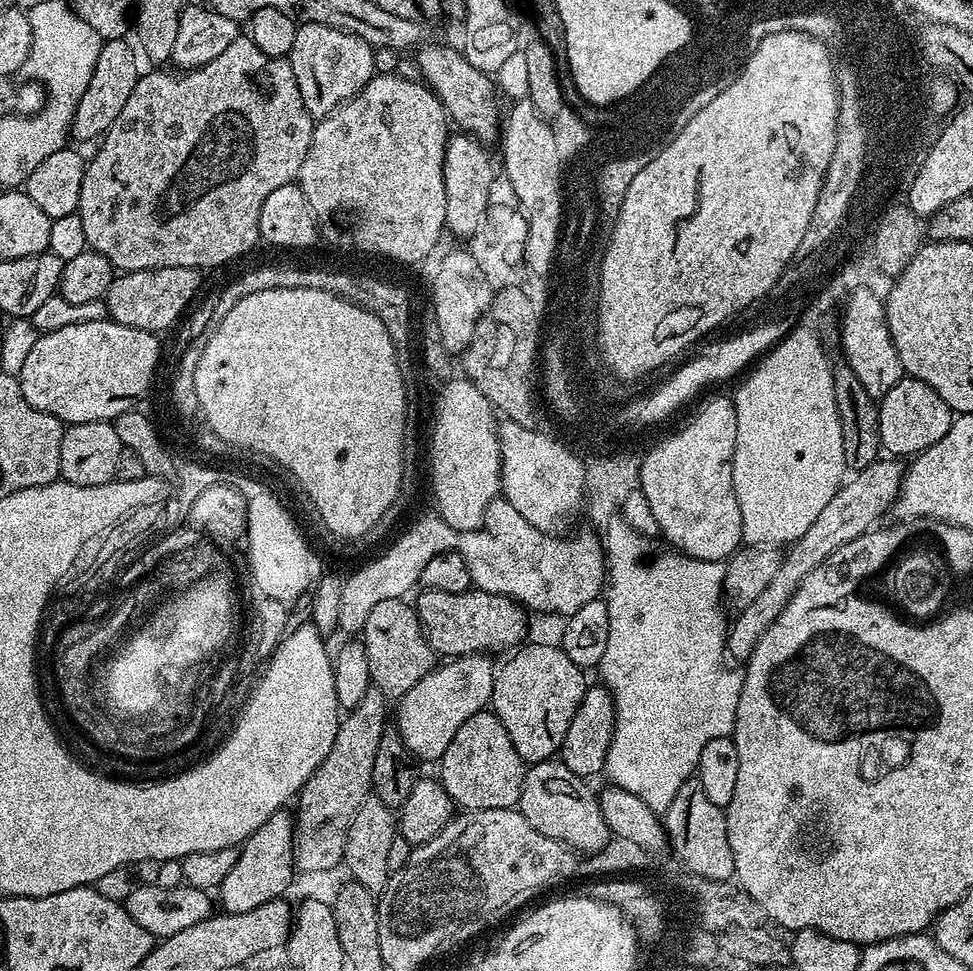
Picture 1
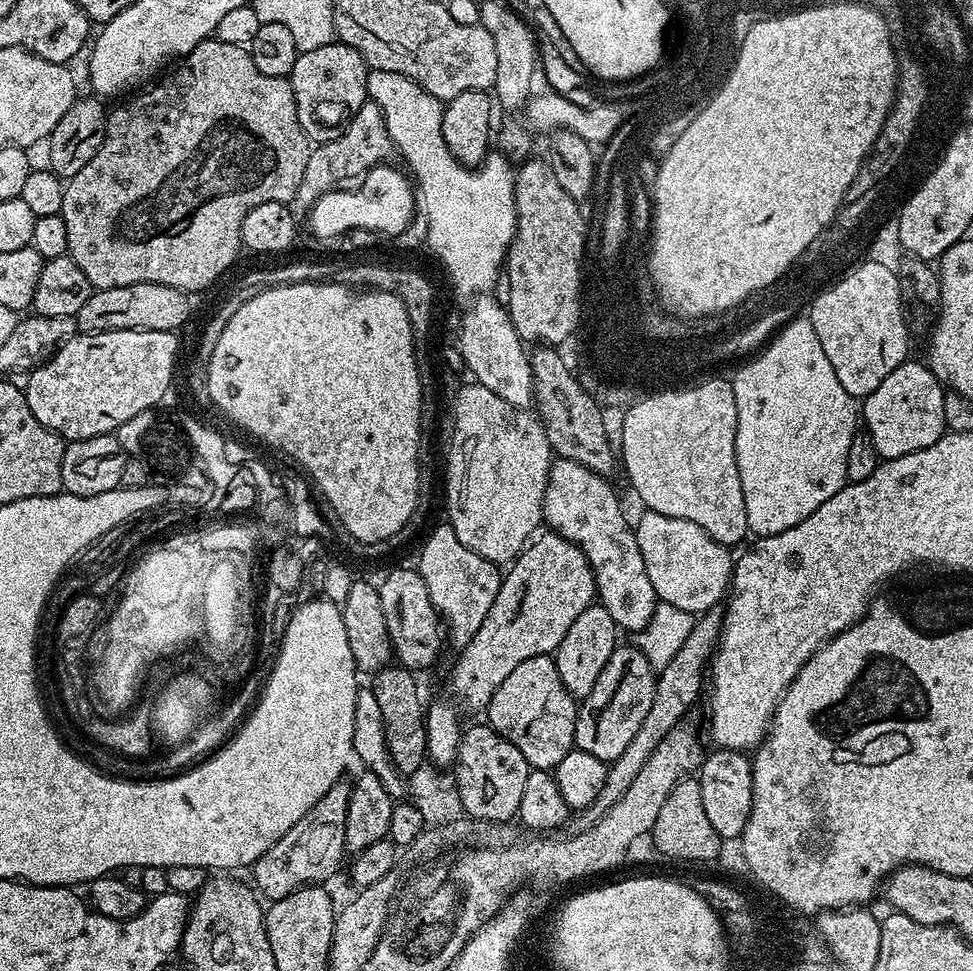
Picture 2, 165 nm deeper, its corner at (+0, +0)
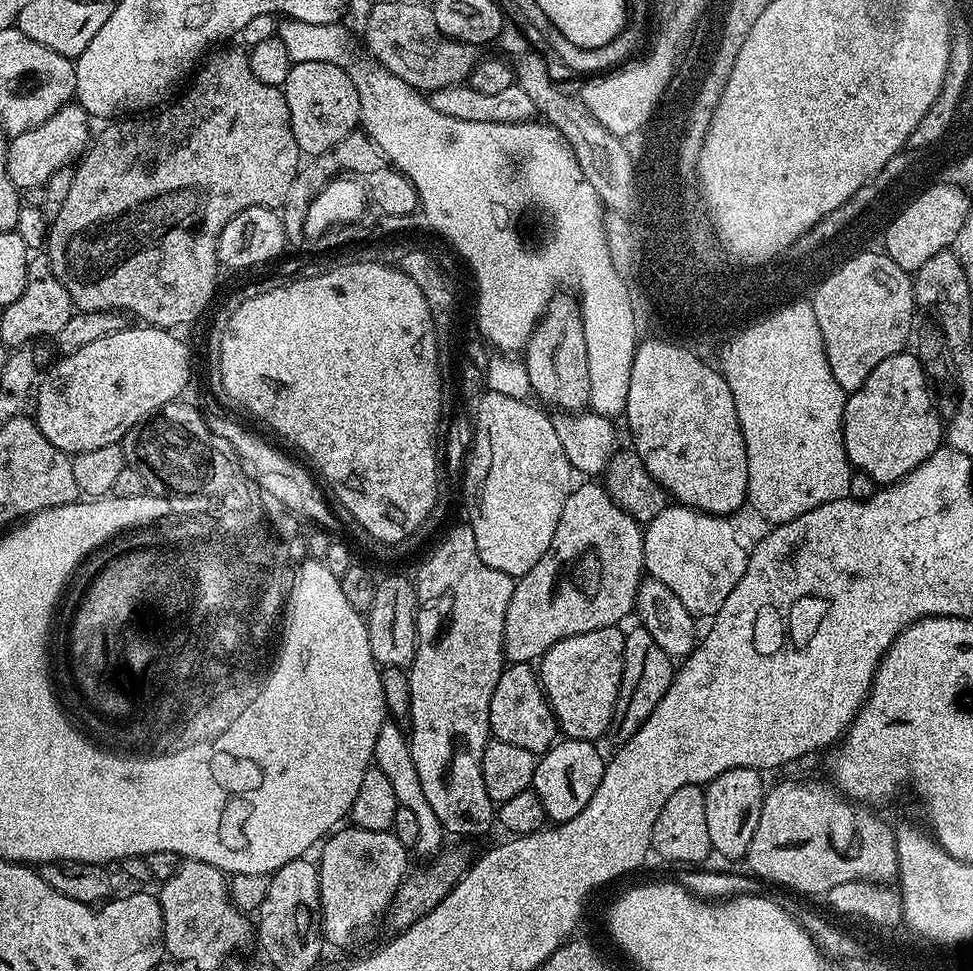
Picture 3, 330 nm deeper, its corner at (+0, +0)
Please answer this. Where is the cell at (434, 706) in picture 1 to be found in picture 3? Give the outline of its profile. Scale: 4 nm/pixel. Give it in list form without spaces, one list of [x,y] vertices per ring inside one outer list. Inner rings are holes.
[[[577,483],[572,489],[572,493],[566,498],[566,506],[562,506],[562,518],[558,518],[558,530],[554,530],[554,538],[550,542],[550,550],[530,566],[530,570],[525,576],[516,580],[516,589],[510,598],[510,606],[506,606],[506,626],[504,627],[504,659],[513,664],[532,664],[539,661],[540,657],[550,650],[550,646],[557,644],[562,638],[570,638],[574,634],[586,634],[590,630],[602,630],[603,628],[615,628],[629,615],[633,615],[636,607],[636,595],[640,589],[640,581],[646,576],[646,561],[644,558],[644,533],[642,526],[622,506],[610,498],[610,494],[603,486],[603,483],[580,484]]]

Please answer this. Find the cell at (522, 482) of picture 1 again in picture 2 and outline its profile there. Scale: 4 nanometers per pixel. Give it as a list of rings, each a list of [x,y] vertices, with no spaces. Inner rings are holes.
[[[557,459],[552,465],[548,475],[548,485],[544,495],[544,518],[543,523],[551,531],[557,532],[562,538],[566,538],[572,544],[577,544],[586,554],[586,558],[592,567],[592,573],[596,576],[596,595],[599,603],[614,618],[617,629],[624,628],[629,634],[643,632],[650,622],[656,605],[656,591],[650,582],[650,574],[646,570],[646,562],[642,558],[642,550],[638,550],[638,538],[636,529],[624,517],[624,508],[616,497],[614,489],[608,485],[609,481],[599,476],[594,470],[582,466],[573,460]]]

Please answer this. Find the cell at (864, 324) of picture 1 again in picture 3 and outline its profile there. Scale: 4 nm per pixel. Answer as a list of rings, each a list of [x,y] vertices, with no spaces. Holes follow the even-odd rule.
[[[880,250],[860,254],[859,260],[853,261],[821,288],[816,313],[824,329],[826,358],[845,394],[859,390],[866,378],[874,374],[878,362],[886,362],[886,358],[909,347],[912,315],[917,312],[912,276]]]

